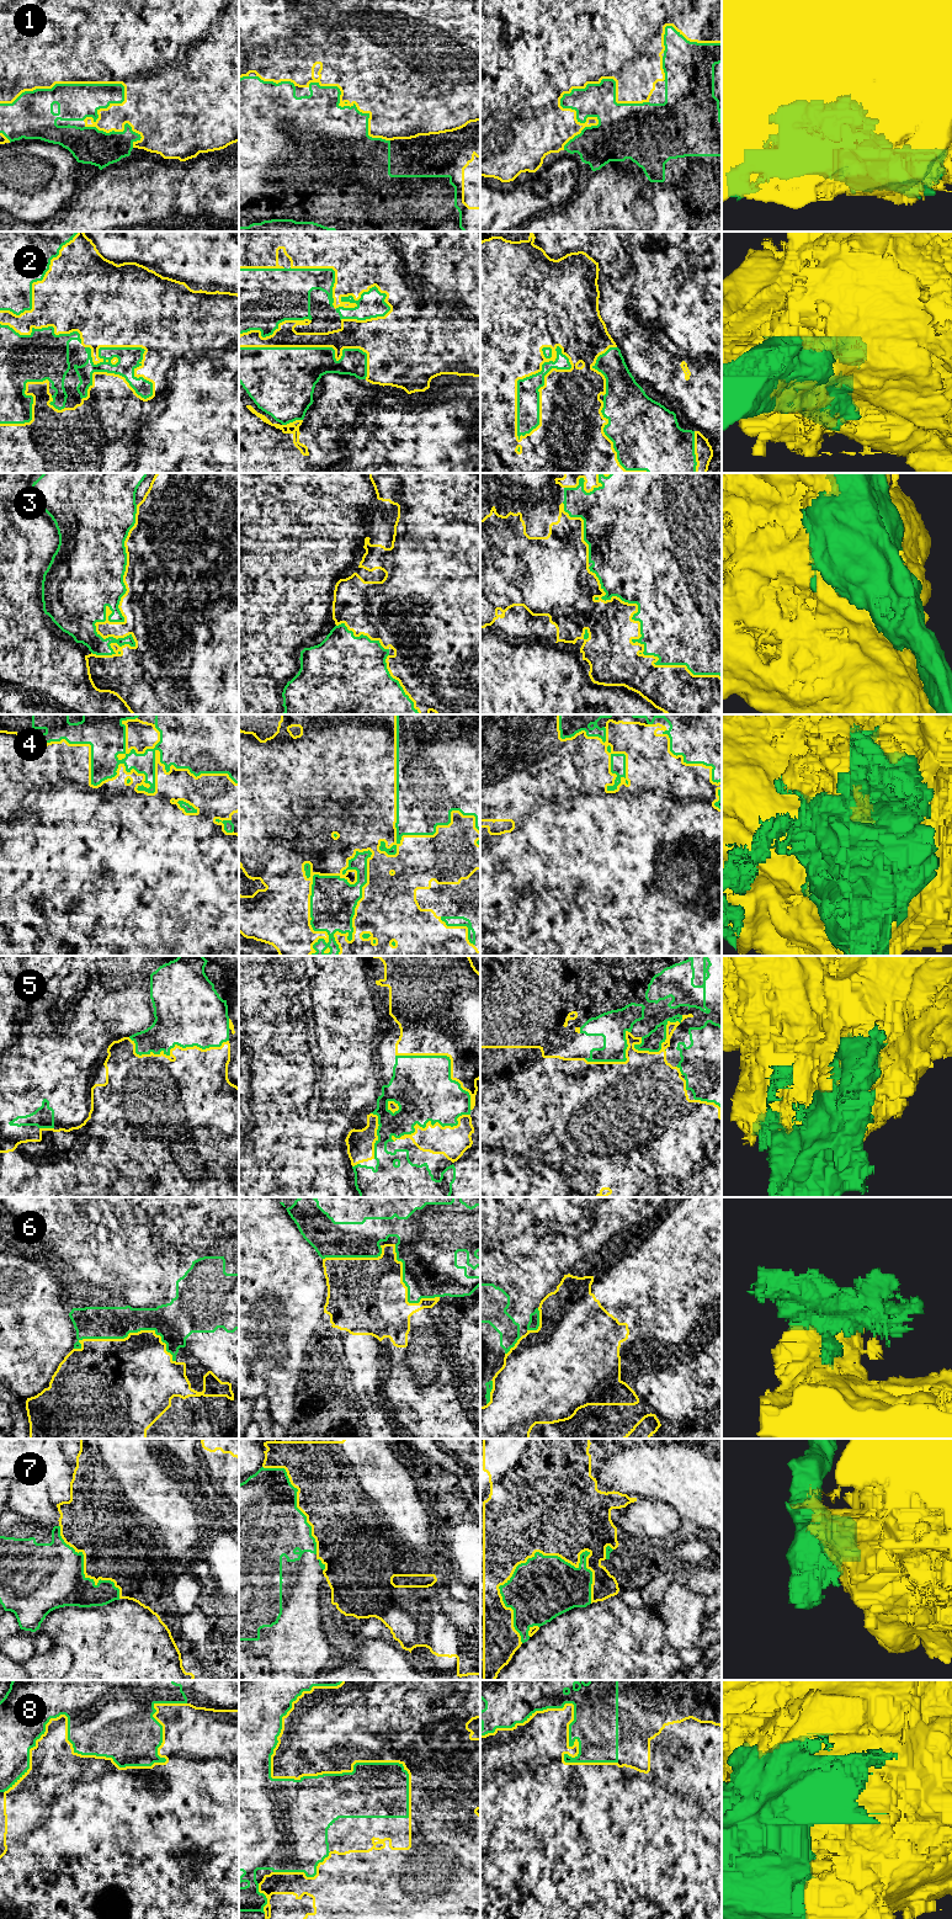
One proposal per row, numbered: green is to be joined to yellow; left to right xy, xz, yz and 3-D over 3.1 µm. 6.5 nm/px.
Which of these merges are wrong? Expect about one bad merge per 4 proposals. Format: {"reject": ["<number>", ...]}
{"reject": ["7", "8"]}

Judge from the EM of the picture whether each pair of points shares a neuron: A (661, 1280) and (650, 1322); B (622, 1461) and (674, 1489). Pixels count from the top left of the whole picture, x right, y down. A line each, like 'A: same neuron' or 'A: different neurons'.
A: same neuron
B: same neuron

